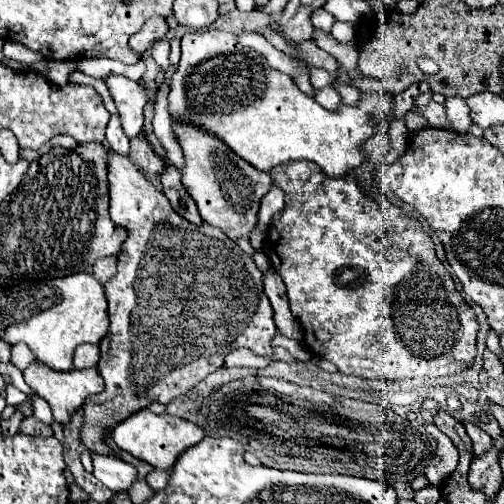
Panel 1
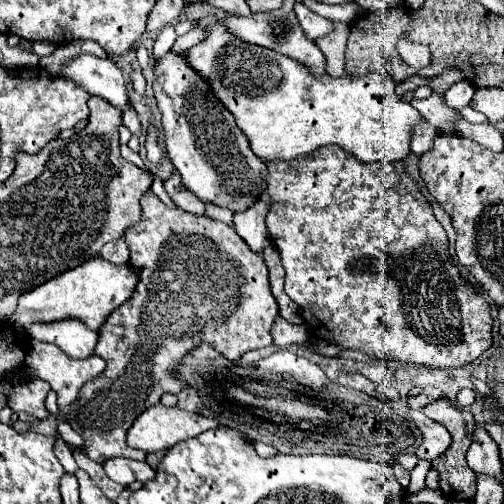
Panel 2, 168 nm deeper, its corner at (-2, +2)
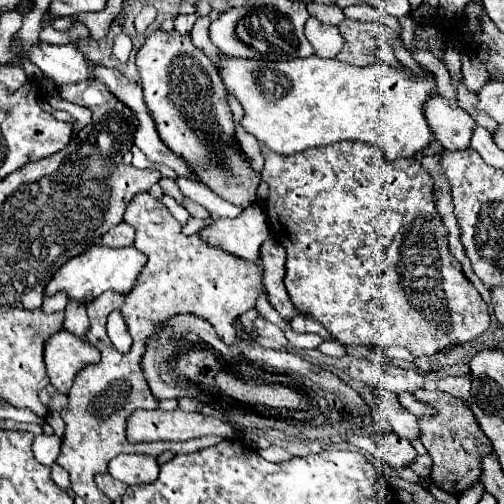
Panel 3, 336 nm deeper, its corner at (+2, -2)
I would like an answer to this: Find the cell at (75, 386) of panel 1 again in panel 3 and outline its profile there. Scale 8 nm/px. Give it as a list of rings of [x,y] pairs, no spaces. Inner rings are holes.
[[[58,332],[46,342],[44,362],[50,382],[58,392],[68,394],[74,376],[86,364],[94,364],[100,360],[98,348],[94,348],[86,338],[74,336],[72,332]]]

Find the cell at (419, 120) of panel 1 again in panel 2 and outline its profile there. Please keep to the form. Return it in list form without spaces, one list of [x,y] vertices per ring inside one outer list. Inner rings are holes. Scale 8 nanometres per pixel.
[[[432,94],[432,96],[426,98],[426,100],[412,100],[410,104],[412,104],[412,106],[422,114],[422,118],[424,118],[428,124],[432,124],[436,130],[446,132],[446,134],[456,132],[456,130],[454,130],[454,116],[458,116],[458,112],[452,110],[452,108],[448,108],[448,106],[444,104],[444,98],[442,98],[440,94]]]

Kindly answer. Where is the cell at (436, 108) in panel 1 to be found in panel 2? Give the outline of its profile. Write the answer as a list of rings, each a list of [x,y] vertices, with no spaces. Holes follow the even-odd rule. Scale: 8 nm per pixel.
[[[456,116],[456,132],[464,138],[476,140],[492,152],[502,152],[502,134],[492,124],[470,124],[464,116]]]

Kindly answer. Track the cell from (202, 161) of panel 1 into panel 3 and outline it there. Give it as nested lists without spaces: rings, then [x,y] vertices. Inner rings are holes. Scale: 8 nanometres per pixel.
[[[154,30],[136,54],[136,66],[144,88],[146,106],[164,144],[180,154],[196,172],[196,178],[224,200],[248,208],[256,202],[260,174],[234,150],[234,122],[226,100],[226,88],[210,58],[192,44],[190,34]]]

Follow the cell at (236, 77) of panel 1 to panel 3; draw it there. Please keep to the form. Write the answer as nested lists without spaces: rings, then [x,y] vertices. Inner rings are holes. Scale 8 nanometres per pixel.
[[[220,56],[220,76],[226,84],[226,90],[232,92],[244,106],[242,126],[278,154],[296,154],[342,140],[360,140],[372,146],[380,146],[388,160],[414,158],[432,142],[432,132],[424,116],[424,104],[430,94],[436,94],[436,76],[428,68],[422,70],[424,74],[416,74],[408,66],[390,66],[380,60],[358,68],[340,60],[326,60],[318,56],[284,62],[234,60]]]

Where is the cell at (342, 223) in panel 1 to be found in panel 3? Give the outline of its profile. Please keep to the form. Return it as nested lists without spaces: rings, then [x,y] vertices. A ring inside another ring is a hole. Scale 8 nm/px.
[[[338,142],[332,146],[310,148],[298,154],[282,156],[270,148],[262,148],[262,156],[266,160],[262,170],[262,180],[270,186],[270,194],[266,200],[266,212],[272,226],[274,238],[286,248],[286,278],[284,284],[294,306],[312,318],[316,318],[326,330],[334,334],[334,338],[342,344],[364,344],[364,346],[404,346],[414,356],[432,356],[444,348],[464,344],[474,336],[480,336],[490,326],[488,308],[478,294],[478,290],[466,280],[460,262],[450,254],[448,248],[448,230],[442,224],[442,216],[434,204],[434,180],[422,168],[416,158],[400,158],[400,160],[386,160],[382,156],[382,148],[374,148],[362,142]]]

